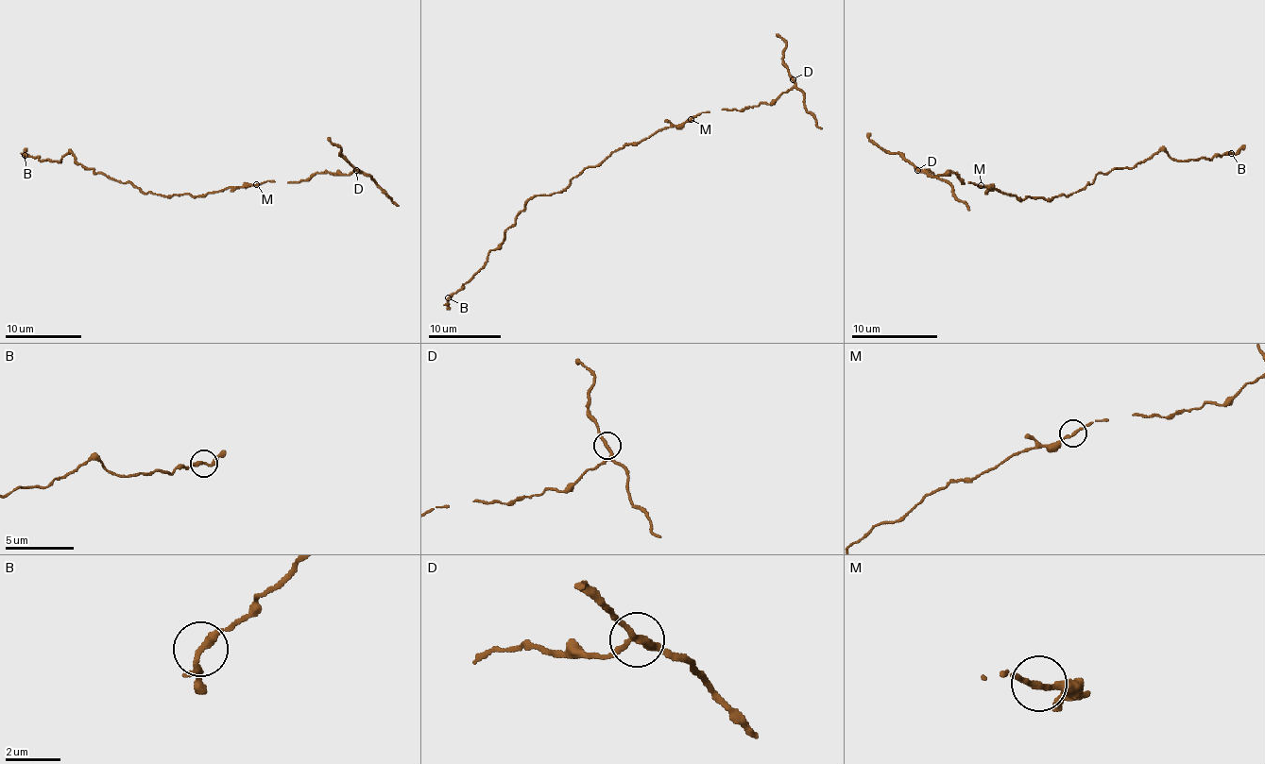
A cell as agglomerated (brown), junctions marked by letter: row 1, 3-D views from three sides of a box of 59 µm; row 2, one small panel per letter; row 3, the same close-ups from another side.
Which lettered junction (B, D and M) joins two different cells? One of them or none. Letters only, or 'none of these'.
none of these

